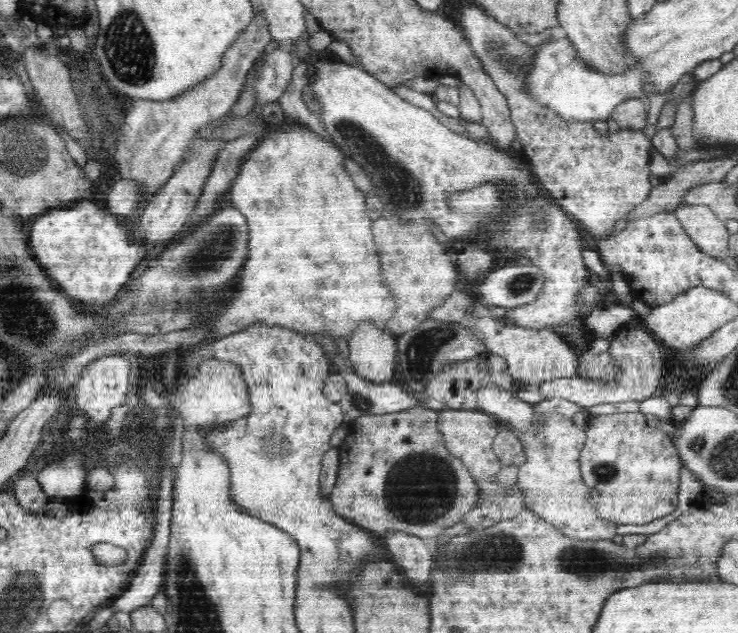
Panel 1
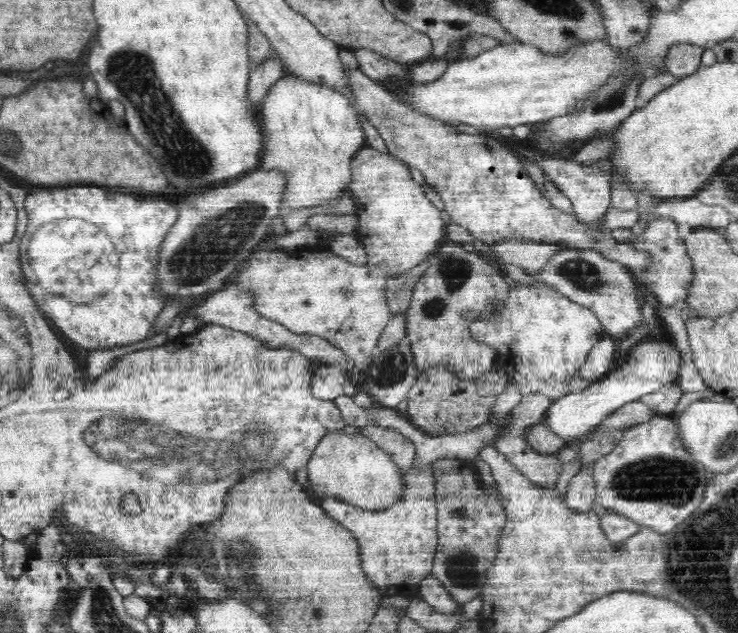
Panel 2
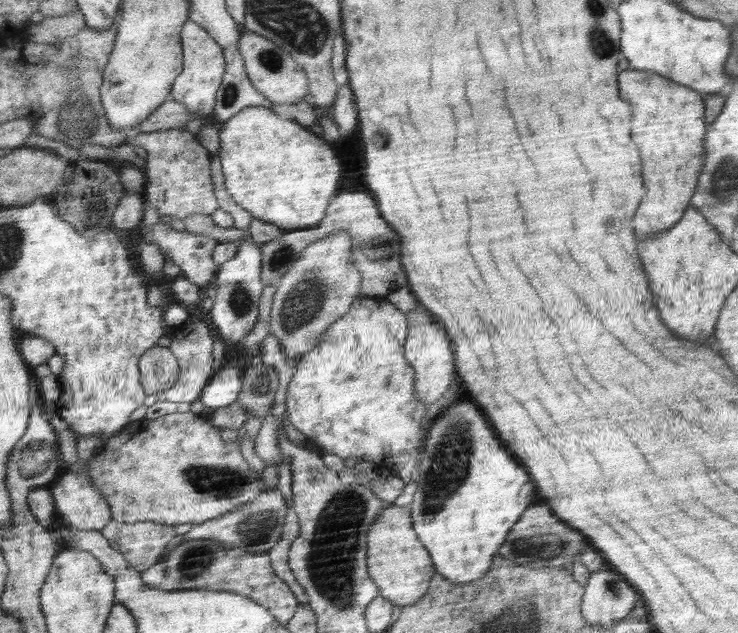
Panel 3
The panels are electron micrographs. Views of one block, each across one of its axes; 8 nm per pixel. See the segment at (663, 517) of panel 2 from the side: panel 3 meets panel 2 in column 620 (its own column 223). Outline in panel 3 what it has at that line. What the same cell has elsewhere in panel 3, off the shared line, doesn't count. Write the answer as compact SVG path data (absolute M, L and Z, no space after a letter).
M191 410L165 414L155 420L130 422L123 430L105 441L102 448L85 466L92 486L111 507L111 515L118 522L134 524L151 520L160 524L198 524L222 517L259 498L265 488L262 472L256 472L244 459L235 442L222 442L218 428L204 422Z

